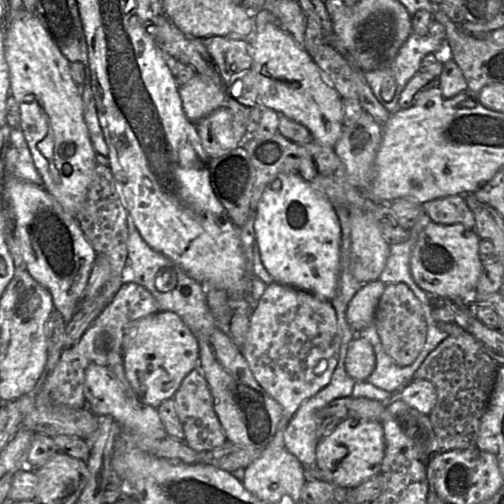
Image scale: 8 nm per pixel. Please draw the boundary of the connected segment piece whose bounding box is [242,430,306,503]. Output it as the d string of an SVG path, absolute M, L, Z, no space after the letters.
M278 430L260 456L246 467L242 482L250 493L262 501L276 503L283 496L289 496L294 501L301 500L301 490L306 482L305 470L301 462L286 449L283 430Z

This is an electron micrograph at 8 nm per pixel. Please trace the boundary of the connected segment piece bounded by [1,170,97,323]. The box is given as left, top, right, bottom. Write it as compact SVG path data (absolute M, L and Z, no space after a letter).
M5 170L1 193L13 219L15 237L18 238L26 270L51 293L54 309L61 313L66 323L70 322L79 308L97 253L82 231L77 217L65 211L44 187L9 176Z

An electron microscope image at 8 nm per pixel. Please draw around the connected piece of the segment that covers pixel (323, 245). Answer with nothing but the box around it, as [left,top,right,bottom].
[255,173,341,301]

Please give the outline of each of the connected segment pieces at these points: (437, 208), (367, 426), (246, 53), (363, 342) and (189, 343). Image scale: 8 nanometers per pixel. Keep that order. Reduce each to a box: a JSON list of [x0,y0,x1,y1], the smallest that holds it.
[[422,195,475,230],[316,418,384,489],[202,36,253,86],[345,337,376,381],[123,311,199,409]]

